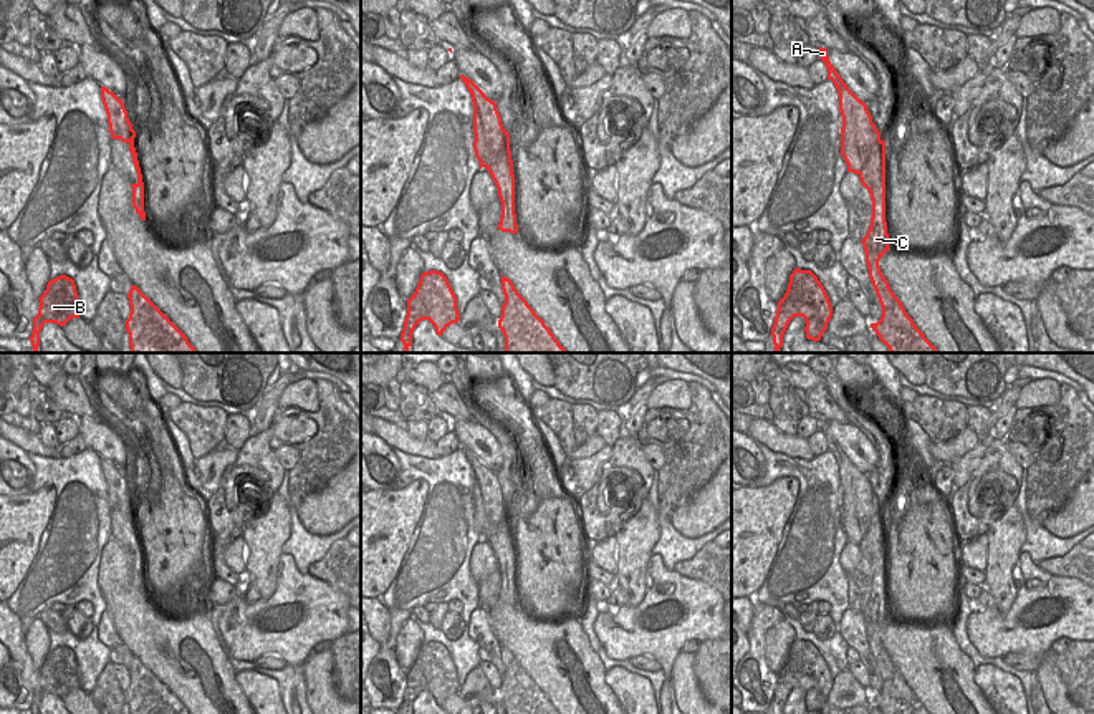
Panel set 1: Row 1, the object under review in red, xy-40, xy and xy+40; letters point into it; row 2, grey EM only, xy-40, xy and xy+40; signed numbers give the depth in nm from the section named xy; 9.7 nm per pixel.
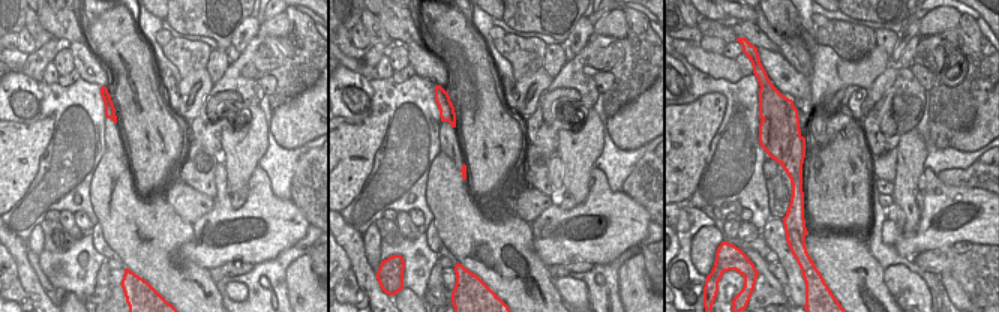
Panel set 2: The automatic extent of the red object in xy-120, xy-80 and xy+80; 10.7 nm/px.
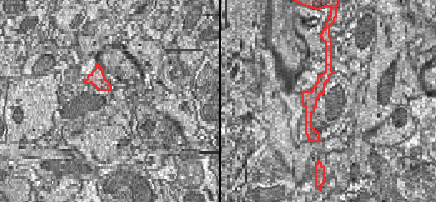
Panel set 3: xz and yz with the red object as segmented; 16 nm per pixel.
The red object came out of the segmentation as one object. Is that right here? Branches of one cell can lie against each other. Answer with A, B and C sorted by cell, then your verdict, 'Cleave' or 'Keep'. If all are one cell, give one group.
Groups: A C / B. Cleave

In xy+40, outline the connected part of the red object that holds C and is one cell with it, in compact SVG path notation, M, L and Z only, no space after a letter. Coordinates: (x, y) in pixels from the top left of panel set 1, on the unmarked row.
M819 417L819 429L828 439L828 451L837 461L842 497L849 492L854 494L857 523L866 532L859 550L871 565L872 588L869 601L861 613L866 623L869 649L882 678L880 691L871 694L871 699L882 714L930 714L907 686L879 638L879 631L890 620L885 593L885 512L880 510L880 504L872 494L867 475L847 459L831 436L826 419Z

